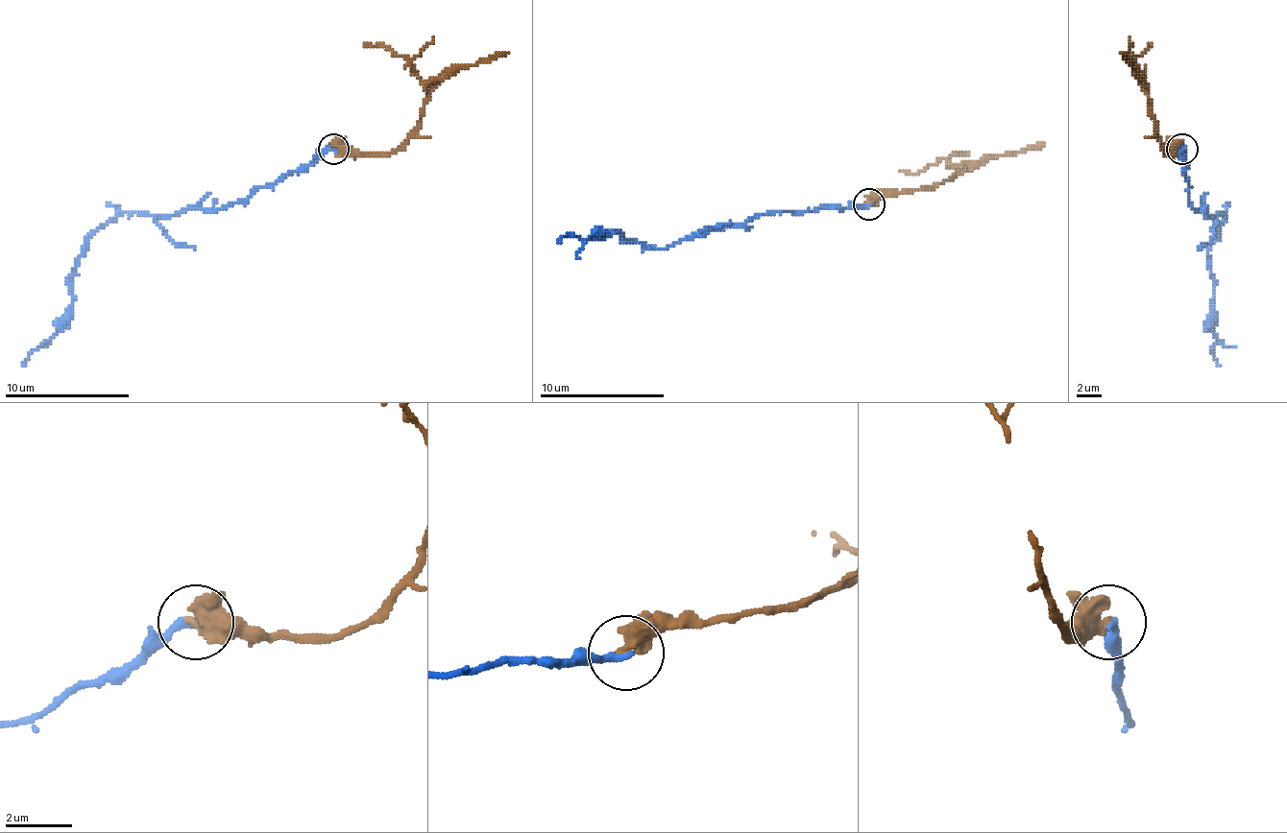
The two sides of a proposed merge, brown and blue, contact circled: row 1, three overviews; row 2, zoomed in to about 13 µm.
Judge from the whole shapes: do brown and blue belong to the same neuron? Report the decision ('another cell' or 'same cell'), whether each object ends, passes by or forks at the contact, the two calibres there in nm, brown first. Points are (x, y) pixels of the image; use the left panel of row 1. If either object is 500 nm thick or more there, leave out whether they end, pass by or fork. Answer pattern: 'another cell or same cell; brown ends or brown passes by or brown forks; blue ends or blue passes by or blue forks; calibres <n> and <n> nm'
another cell; calibres 600 and 240 nm

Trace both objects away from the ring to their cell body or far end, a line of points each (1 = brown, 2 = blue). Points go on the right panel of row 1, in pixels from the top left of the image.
1: (1182, 150), (1167, 153), (1151, 118), (1148, 86), (1120, 52)
2: (1182, 150), (1189, 200), (1195, 209), (1207, 215), (1226, 212), (1207, 252), (1214, 277), (1214, 356), (1220, 366)

